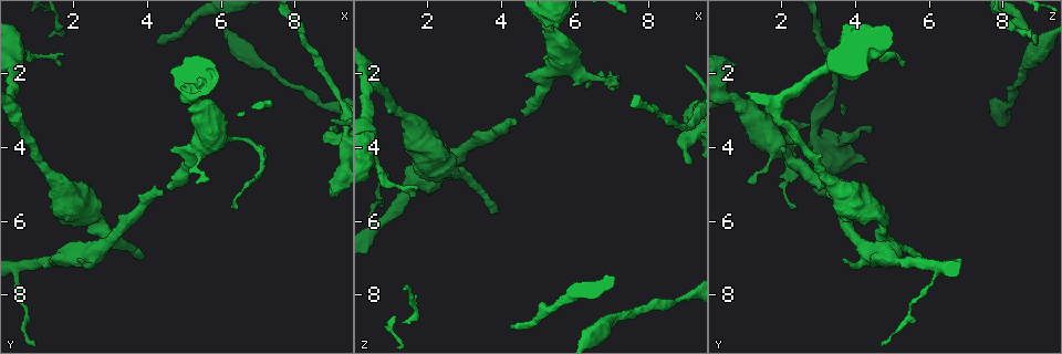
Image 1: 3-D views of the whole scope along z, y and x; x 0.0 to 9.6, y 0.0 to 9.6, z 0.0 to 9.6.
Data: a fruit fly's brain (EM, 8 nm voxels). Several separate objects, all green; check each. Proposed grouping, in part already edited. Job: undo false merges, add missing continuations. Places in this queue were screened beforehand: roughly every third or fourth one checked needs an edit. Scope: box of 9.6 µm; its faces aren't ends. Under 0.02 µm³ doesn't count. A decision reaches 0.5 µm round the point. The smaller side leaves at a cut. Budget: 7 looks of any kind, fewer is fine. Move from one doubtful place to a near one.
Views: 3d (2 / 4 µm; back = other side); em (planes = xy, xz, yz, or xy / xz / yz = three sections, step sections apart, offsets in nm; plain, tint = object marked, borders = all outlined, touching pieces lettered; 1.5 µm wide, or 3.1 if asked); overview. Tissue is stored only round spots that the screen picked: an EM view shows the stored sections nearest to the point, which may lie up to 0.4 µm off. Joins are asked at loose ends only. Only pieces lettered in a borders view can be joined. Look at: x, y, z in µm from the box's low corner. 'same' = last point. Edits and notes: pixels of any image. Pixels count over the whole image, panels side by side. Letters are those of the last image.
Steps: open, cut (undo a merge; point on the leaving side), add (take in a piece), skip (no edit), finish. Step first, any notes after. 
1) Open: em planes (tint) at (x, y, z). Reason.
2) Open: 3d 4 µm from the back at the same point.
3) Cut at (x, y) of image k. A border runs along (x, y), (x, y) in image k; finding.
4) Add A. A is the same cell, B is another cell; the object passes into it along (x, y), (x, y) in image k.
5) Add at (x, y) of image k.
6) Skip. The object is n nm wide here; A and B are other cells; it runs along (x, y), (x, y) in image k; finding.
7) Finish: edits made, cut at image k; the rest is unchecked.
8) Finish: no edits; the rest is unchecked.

Open: 3d 2 µm at (3.85, 7.05, 5.80). Free end.

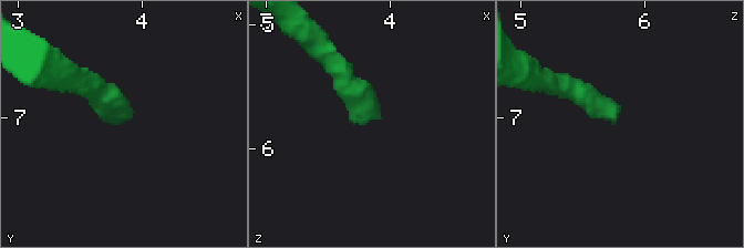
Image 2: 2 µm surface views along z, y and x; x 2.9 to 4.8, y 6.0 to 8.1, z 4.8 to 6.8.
Open: em xz step 4 (tint) at (3.86, 7.02, 5.74). Need the tissue.

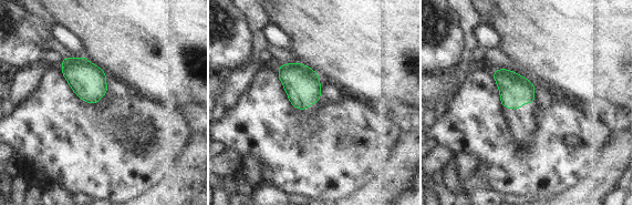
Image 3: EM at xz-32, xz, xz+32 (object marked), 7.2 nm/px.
Open: em planes (borders) at the same point.

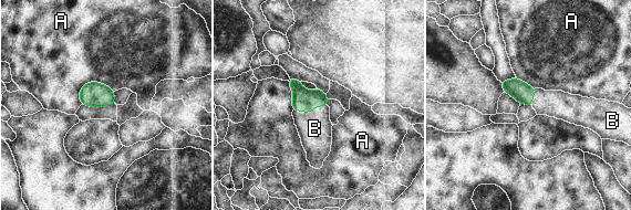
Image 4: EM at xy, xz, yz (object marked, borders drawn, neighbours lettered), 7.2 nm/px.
Add B. The object is 150 nm wide here; B is the same cell, A is another cell; the object passes into it along (306, 101), (310, 112), (314, 128) in image 4; it goes on there.

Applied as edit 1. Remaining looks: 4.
Open: 3d 4 µm at (4.25, 1.15, 8.90). Free end.

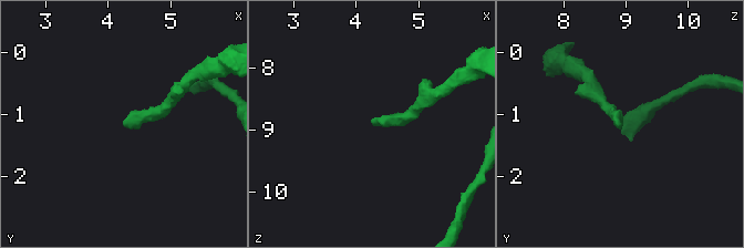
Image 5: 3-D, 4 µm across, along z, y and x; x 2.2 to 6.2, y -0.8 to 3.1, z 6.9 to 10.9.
Open: em planes (borders) at (4.30, 1.10, 8.90).

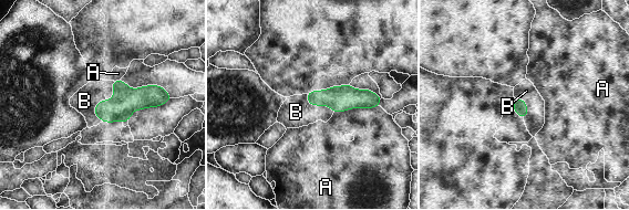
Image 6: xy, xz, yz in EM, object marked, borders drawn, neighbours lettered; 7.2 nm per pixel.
Add B. B is the same cell, A is another cell; the object passes into it along (126, 101), (105, 100), (84, 101) in image 6; it goes on there.

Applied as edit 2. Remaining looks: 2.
Finish: edits made, add at image 4, add at image 6; the rest is unchecked.

